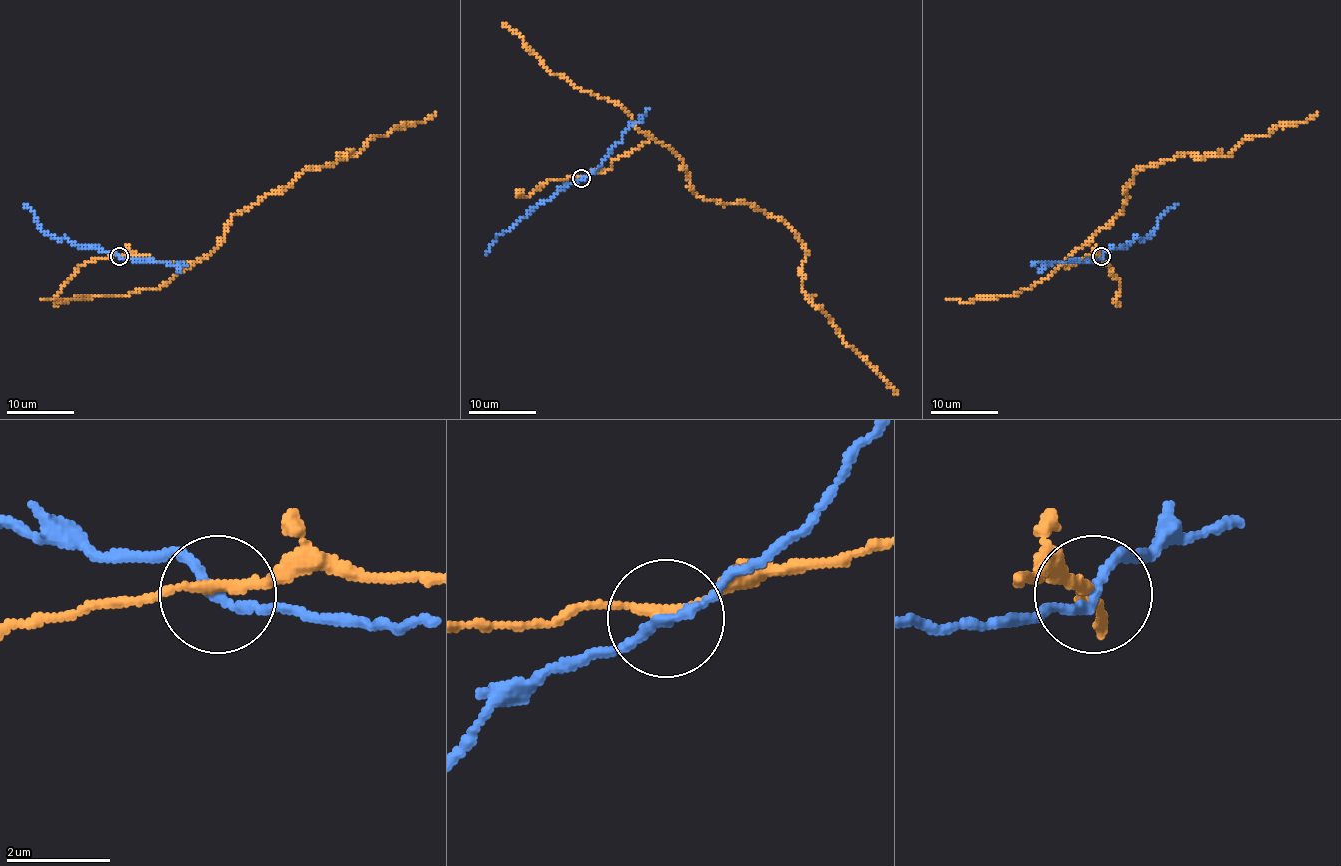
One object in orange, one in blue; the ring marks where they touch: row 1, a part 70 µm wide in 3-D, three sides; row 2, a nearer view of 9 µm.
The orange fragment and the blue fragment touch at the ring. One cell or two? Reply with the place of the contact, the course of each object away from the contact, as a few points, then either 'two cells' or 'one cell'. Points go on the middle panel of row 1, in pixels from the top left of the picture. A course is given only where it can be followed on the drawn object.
place (581, 178); course orange (580, 177), (657, 140), (680, 158), (697, 196), (781, 218), (806, 250), (806, 298), (898, 395); course blue (580, 179), (565, 184), (549, 199), (534, 206), (498, 235), (485, 254); two cells

